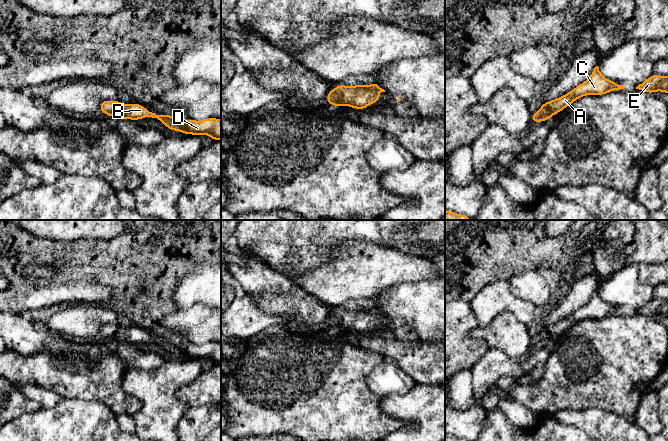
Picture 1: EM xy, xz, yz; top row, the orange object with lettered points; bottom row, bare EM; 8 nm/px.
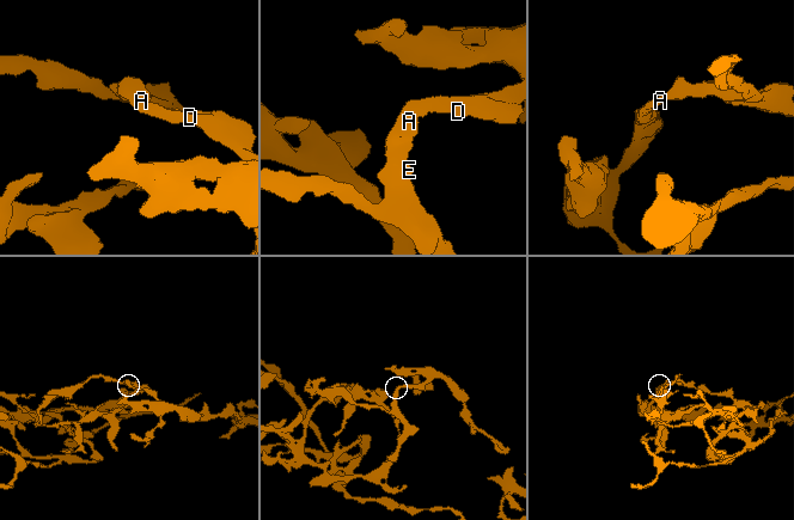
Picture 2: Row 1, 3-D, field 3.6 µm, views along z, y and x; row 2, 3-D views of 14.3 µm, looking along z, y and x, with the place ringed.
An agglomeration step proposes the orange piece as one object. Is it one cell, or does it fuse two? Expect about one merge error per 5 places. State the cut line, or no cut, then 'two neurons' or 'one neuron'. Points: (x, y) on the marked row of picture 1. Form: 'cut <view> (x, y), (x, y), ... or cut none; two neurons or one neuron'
cut none; one neuron

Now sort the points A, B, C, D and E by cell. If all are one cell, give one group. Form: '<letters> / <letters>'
A B C D E

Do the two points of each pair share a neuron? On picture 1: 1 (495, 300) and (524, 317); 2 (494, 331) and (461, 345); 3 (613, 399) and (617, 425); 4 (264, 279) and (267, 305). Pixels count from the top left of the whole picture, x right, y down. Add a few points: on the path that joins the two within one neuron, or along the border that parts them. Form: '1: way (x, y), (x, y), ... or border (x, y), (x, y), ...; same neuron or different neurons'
1: way (502, 300), (509, 302), (517, 310); same neuron
2: border (469, 331), (473, 337), (482, 338), (489, 347); different neurons
3: border (592, 407), (602, 407), (631, 420); different neurons
4: way (267, 285), (267, 299); same neuron

